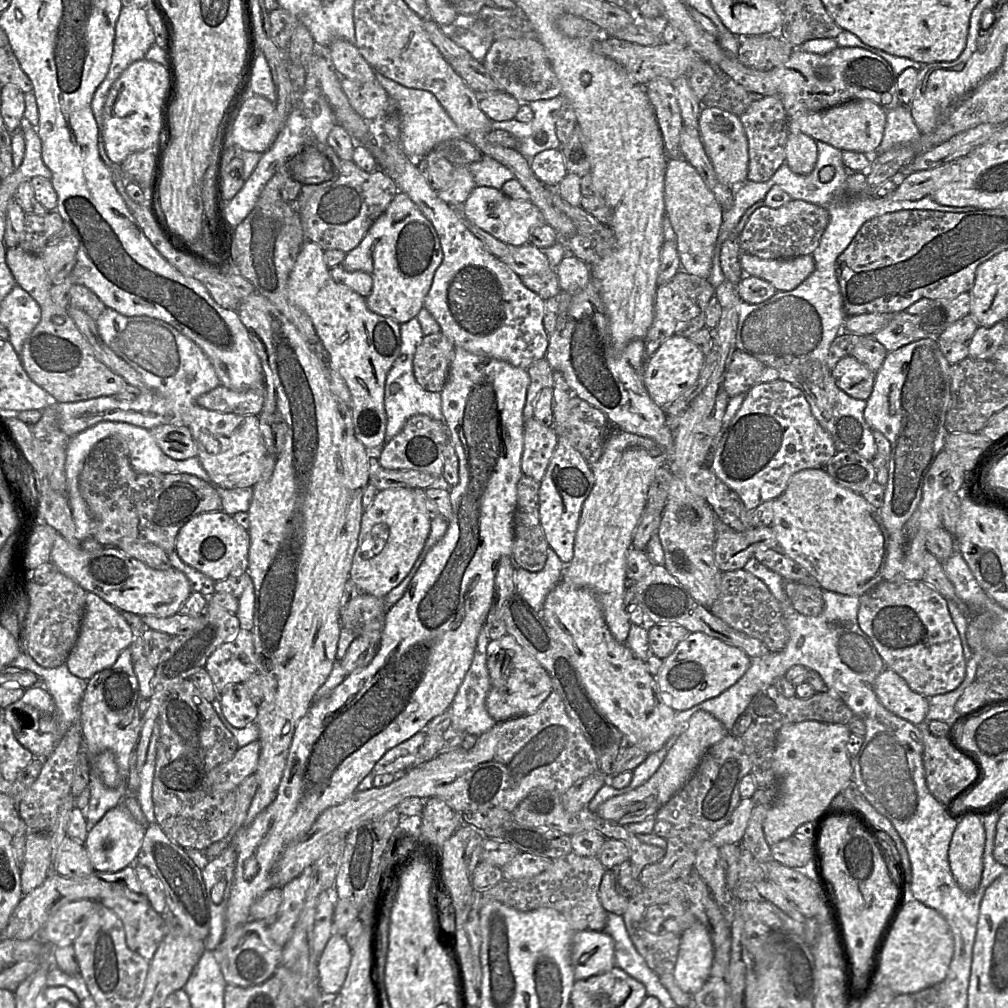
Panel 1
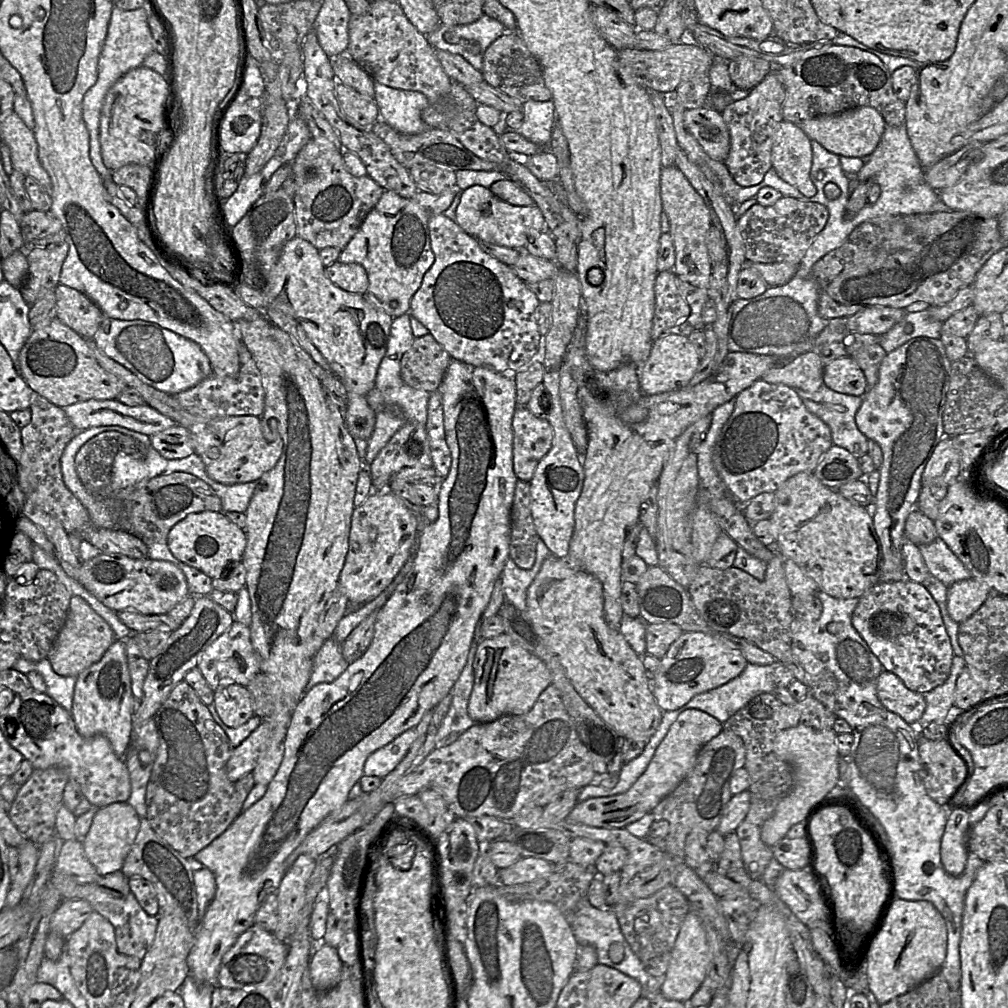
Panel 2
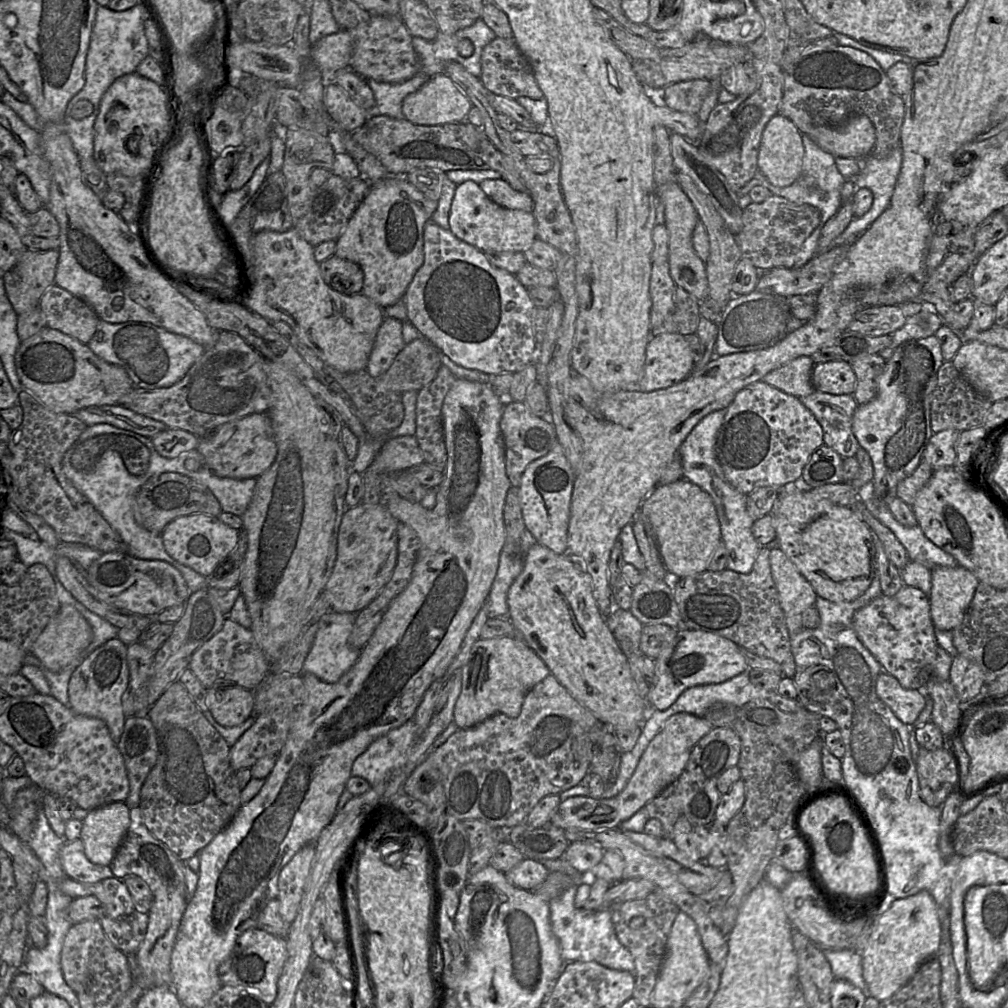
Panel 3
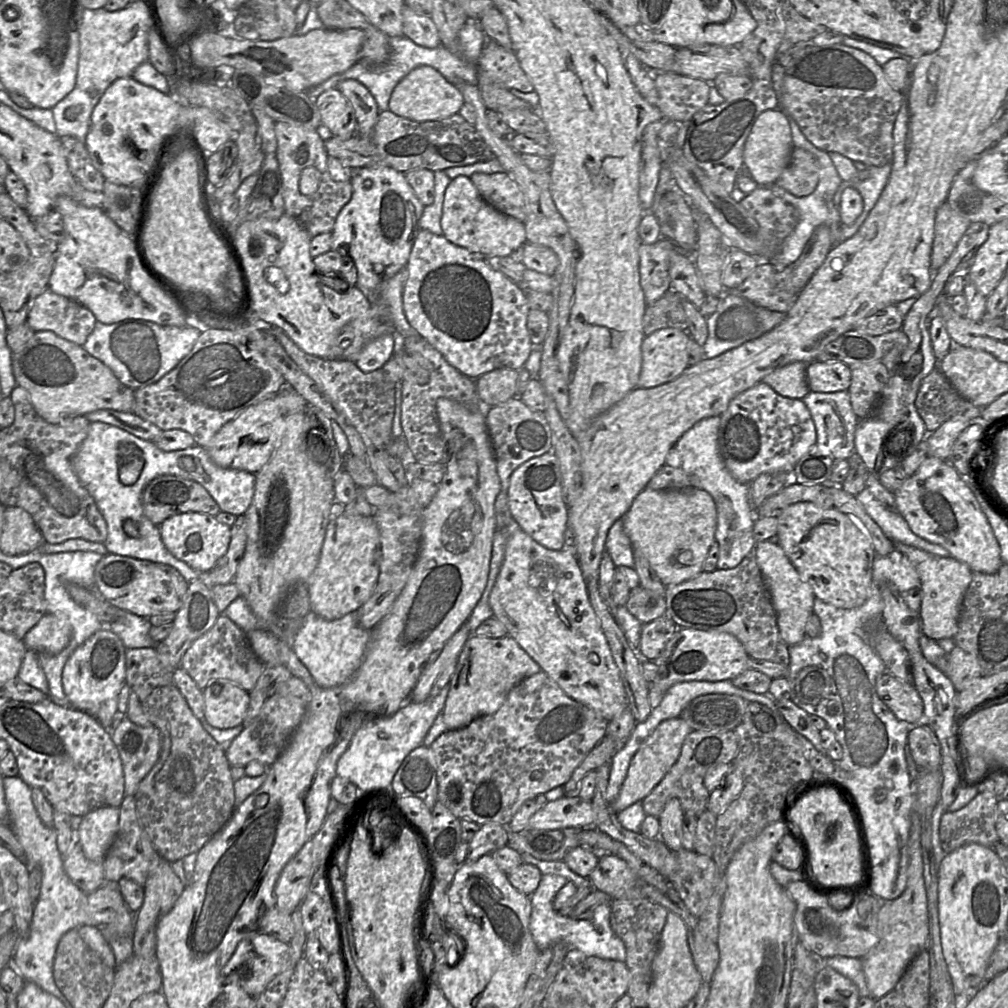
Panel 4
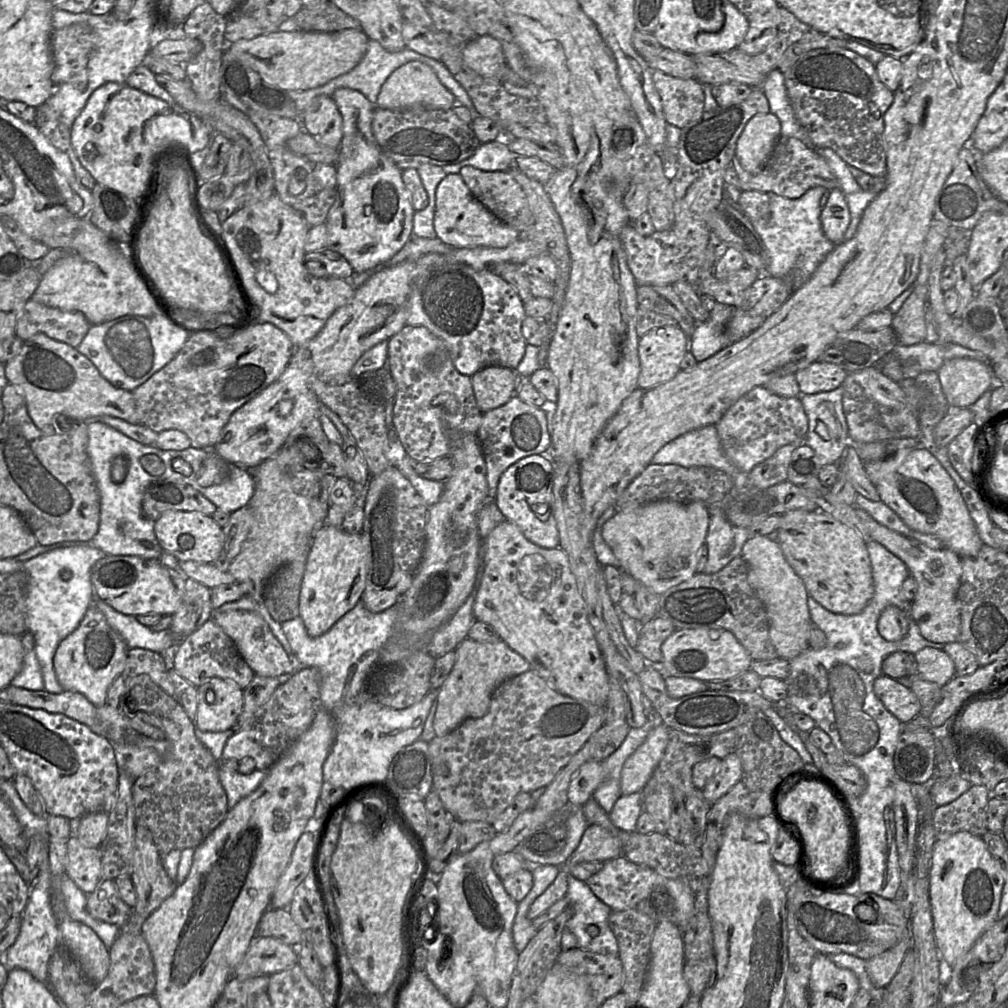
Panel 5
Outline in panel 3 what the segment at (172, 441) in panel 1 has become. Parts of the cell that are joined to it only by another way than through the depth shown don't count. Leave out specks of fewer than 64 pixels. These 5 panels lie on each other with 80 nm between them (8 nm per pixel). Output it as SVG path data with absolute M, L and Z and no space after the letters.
M171 428L159 432L151 440L156 451L165 458L176 458L183 452L196 449L199 443L194 434Z

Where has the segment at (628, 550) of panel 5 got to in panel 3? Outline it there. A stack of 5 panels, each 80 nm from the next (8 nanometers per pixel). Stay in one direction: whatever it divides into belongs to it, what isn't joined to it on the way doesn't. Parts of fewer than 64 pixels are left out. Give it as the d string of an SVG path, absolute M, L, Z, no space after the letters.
M686 479L657 485L643 500L639 512L649 520L670 579L676 581L707 570L722 539L716 507L706 491Z

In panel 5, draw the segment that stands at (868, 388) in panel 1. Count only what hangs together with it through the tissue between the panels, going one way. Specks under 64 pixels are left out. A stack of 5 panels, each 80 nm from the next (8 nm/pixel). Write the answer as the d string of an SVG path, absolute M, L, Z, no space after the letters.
M816 361L795 375L804 395L832 391L843 385L848 373L836 364Z

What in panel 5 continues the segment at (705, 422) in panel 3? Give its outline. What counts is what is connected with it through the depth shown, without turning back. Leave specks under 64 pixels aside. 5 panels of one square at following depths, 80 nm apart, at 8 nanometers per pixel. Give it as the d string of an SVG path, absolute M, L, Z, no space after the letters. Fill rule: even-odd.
M716 424L706 425L679 436L664 445L652 458L651 464L676 464L682 467L713 467L727 473L734 481L731 495L749 486L749 474L738 469L725 455ZM724 504L709 507L710 524L705 544L708 560L704 574L713 574L741 555L742 548L751 537L750 529L732 525L724 514Z

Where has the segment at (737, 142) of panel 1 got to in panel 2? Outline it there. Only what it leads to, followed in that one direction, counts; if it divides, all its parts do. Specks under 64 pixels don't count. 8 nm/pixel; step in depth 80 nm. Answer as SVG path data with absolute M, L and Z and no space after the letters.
M704 106L685 110L683 122L711 159L725 161L730 150L730 134L721 112Z

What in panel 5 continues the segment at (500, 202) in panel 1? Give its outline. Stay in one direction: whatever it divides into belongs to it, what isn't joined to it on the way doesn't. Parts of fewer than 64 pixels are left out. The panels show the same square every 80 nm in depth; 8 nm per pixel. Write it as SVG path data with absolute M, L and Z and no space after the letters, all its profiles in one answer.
M459 174L446 175L436 188L433 227L436 238L452 248L504 248L520 238L520 233L518 231L502 223L484 205L472 196Z

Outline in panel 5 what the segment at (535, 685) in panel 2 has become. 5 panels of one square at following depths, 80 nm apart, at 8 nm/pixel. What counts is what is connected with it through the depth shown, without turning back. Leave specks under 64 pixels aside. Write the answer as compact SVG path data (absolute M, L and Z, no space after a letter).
M467 638L457 646L455 652L455 664L436 698L433 722L436 737L447 735L467 719L484 716L489 710L494 690L505 680L531 669L528 661L502 640L485 643Z

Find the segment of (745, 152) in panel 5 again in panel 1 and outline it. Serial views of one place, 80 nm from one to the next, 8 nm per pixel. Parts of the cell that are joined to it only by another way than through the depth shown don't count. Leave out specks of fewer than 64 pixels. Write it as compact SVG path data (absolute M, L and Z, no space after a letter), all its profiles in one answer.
M788 133L785 162L792 172L808 175L817 161L816 140L802 133Z

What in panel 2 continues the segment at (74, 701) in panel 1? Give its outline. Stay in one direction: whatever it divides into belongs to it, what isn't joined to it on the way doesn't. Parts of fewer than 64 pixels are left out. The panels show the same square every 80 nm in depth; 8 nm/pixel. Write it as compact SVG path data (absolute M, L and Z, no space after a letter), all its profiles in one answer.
M20 657L13 668L23 674L31 671L39 673L46 683L46 693L53 698L61 707L71 712L76 677L61 676L54 672L48 659L33 662Z

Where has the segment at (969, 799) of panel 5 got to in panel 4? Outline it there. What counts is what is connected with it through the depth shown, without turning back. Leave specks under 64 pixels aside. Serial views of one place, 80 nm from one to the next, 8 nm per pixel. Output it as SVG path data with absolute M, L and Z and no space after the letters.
M978 792L963 808L946 810L940 818L938 829L939 844L944 853L970 843L992 847L998 842L995 828L998 799L990 792Z

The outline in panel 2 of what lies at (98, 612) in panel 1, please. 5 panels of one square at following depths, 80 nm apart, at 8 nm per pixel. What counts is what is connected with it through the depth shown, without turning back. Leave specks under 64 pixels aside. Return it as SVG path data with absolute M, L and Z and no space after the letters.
M72 596L66 621L47 659L57 674L77 677L83 670L98 662L115 640L109 624L82 597Z

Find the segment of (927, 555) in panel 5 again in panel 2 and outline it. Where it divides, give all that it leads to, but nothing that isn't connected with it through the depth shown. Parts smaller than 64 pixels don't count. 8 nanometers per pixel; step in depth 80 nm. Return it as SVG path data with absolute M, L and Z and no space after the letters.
M971 577L953 583L947 589L947 611L957 623L971 617L990 594L987 584Z

